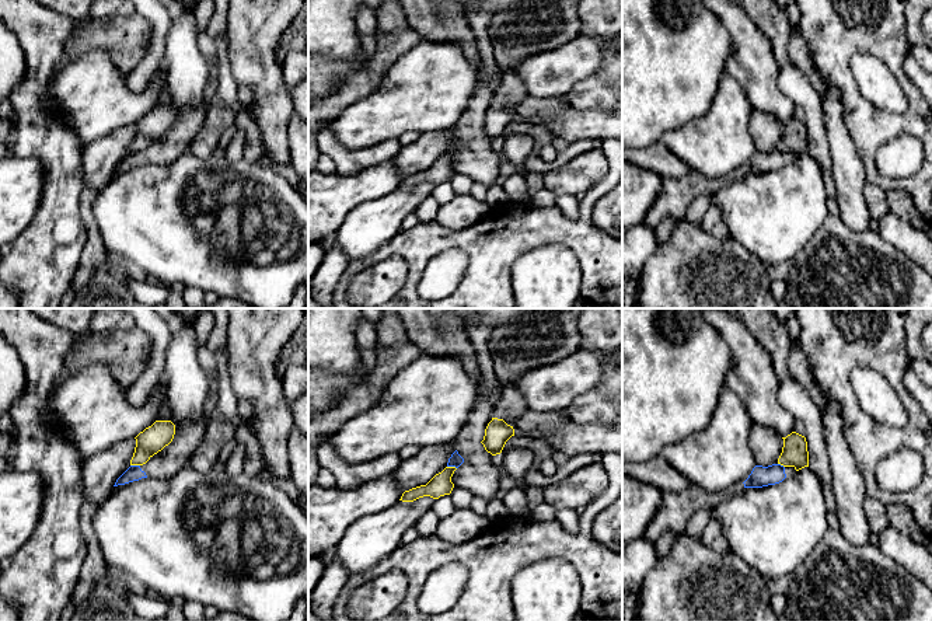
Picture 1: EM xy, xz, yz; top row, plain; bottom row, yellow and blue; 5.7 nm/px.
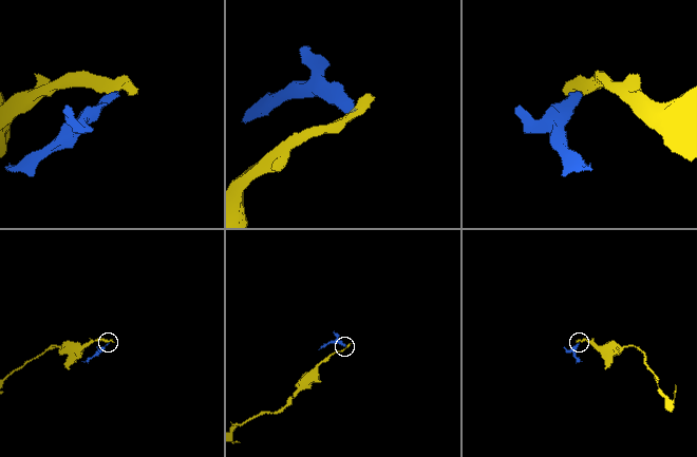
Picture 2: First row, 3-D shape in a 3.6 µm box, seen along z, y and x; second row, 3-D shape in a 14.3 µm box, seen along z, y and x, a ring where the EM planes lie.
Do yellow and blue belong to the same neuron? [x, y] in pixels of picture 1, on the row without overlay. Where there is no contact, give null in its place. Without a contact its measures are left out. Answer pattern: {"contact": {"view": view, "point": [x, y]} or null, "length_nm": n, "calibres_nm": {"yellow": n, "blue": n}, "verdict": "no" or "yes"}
{"contact": {"view": "xy", "point": [135, 150]}, "length_nm": 60, "calibres_nm": {"yellow": 160, "blue": 90}, "verdict": "no"}

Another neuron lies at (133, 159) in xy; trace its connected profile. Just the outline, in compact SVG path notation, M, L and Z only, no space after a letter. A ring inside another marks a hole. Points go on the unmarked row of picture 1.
M130 151L115 168L114 172L125 171L133 167L139 167L142 164L147 164L146 158L140 154L140 151Z

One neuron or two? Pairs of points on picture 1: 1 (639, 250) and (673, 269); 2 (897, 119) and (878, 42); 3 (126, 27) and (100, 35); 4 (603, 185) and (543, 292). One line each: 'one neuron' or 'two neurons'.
1: two neurons
2: one neuron
3: one neuron
4: two neurons

